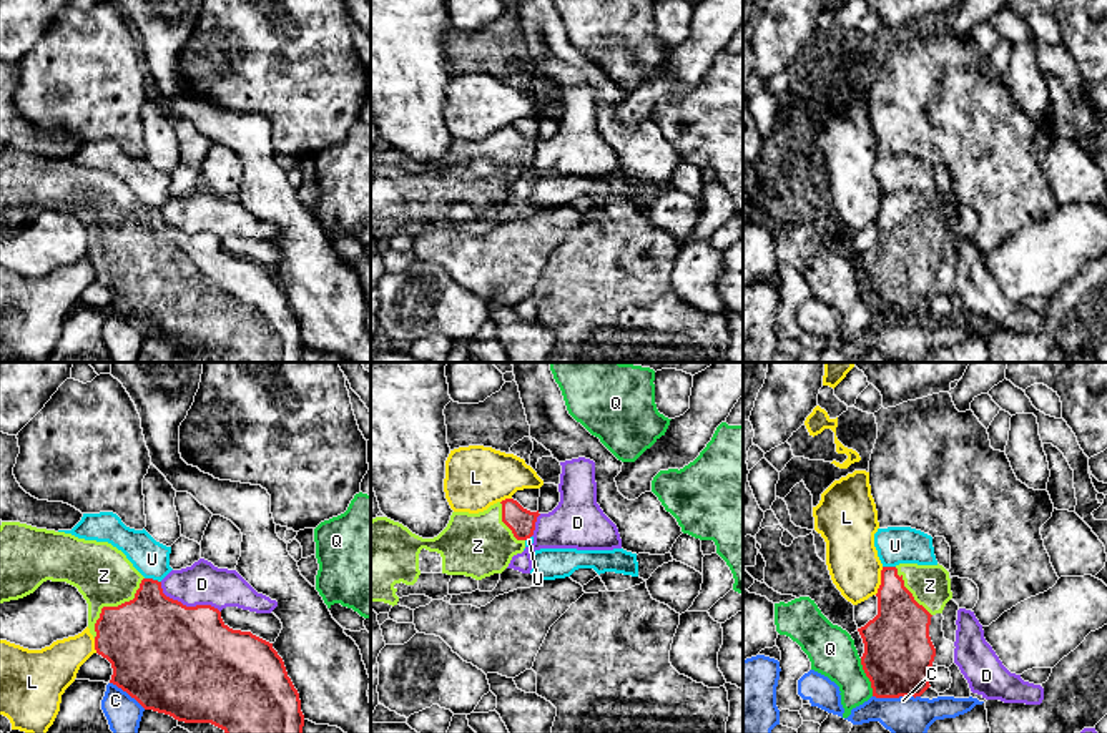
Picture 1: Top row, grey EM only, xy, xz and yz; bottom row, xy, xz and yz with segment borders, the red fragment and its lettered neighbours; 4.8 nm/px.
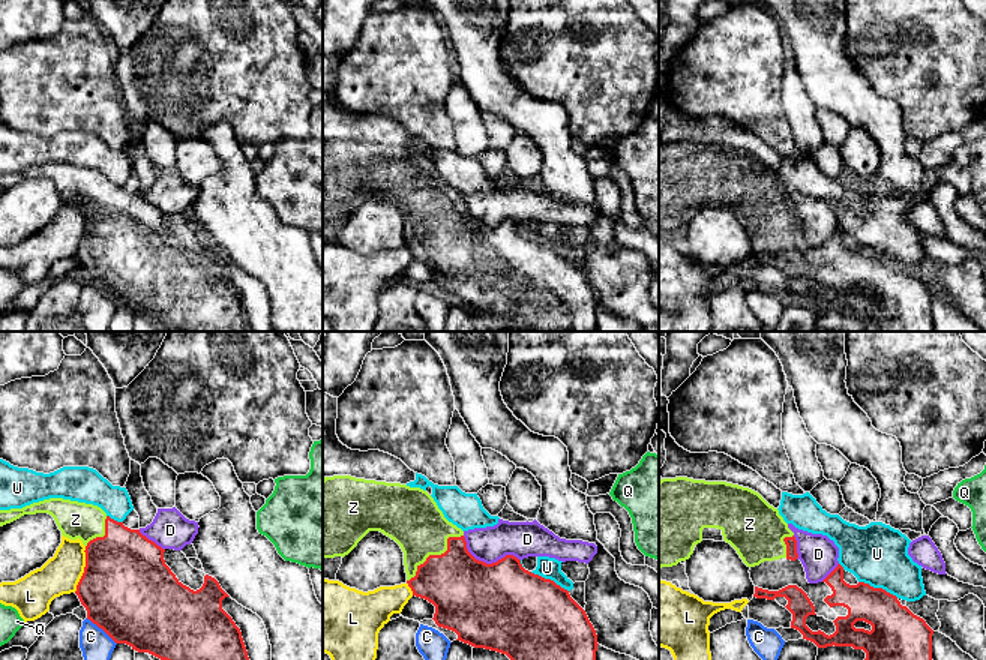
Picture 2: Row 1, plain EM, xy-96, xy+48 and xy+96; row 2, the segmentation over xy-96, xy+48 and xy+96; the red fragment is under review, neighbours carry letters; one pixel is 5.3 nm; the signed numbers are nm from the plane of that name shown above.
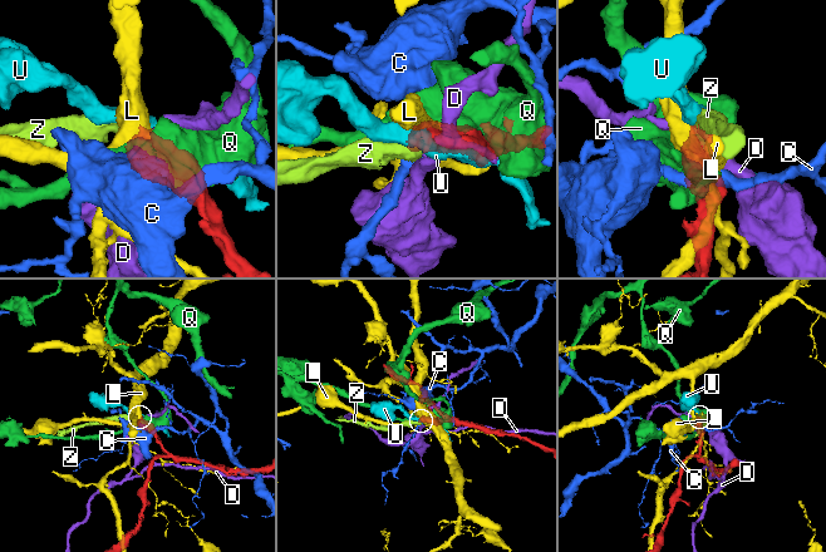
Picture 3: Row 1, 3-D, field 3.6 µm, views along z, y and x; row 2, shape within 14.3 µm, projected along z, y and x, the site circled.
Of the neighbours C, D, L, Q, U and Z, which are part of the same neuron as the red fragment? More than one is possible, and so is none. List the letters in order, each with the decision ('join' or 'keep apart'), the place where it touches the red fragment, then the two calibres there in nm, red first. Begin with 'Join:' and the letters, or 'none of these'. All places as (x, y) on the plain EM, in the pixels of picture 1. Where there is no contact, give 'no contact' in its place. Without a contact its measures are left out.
Join: Z
C: keep apart; contact yz (896, 324); calibres 340 and 220 nm
D: keep apart; contact xy (185, 233); calibres 500 and 200 nm
L: keep apart; contact yz (881, 208); calibres 280 and 260 nm
Q: keep apart; contact yz (866, 303); calibres 340 and 220 nm
U: keep apart; contact xy (152, 206); calibres 360 and 180 nm
Z: join; contact xy (113, 235); calibres 460 and 280 nm

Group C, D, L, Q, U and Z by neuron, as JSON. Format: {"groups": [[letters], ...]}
{"groups": [["C"], ["D"], ["L"], ["Q"], ["U"], ["Z"]]}

